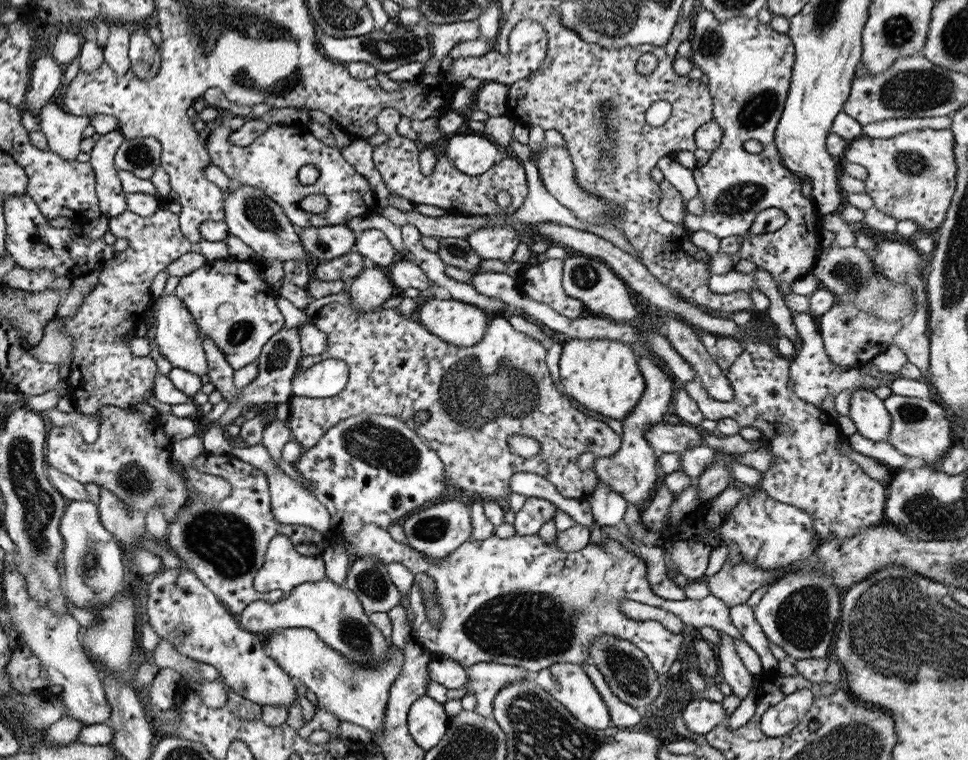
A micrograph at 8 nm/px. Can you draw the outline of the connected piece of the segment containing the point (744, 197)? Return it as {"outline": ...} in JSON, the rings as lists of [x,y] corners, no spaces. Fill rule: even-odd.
{"outline":[[[696,5],[693,9],[690,36],[690,58],[692,65],[704,75],[704,82],[712,101],[712,119],[722,131],[719,147],[709,155],[709,160],[703,166],[695,166],[691,171],[693,182],[697,185],[697,194],[703,206],[702,214],[693,216],[685,213],[682,226],[692,233],[705,230],[715,238],[723,239],[727,236],[741,236],[742,244],[737,252],[741,260],[749,260],[757,269],[768,272],[774,280],[781,298],[791,294],[791,282],[810,272],[816,259],[821,236],[821,215],[816,211],[811,200],[801,195],[800,178],[797,174],[787,170],[774,144],[774,132],[777,121],[783,111],[787,95],[789,78],[795,60],[793,42],[786,34],[779,34],[770,24],[761,24],[757,18],[729,18],[725,22],[714,20],[709,10]],[[747,140],[756,140],[763,149],[759,154],[749,154],[743,148]],[[766,208],[778,208],[785,213],[787,222],[779,229],[764,234],[748,234],[749,227],[758,212]]]}

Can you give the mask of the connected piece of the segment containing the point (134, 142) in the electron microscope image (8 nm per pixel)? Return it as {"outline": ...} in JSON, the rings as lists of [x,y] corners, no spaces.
{"outline":[[[131,138],[115,152],[113,166],[131,172],[135,178],[149,180],[160,161],[160,145],[153,138]]]}

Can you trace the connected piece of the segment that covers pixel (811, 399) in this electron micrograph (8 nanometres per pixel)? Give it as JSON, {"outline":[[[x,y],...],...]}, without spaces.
{"outline":[[[791,311],[791,320],[793,320],[793,326],[797,330],[799,338],[801,338],[801,349],[795,356],[795,359],[790,361],[789,365],[789,378],[793,382],[793,392],[797,395],[797,398],[808,402],[811,405],[821,408],[821,399],[825,397],[835,398],[837,393],[841,390],[849,387],[857,387],[863,385],[867,387],[867,390],[873,390],[877,386],[883,385],[887,378],[873,378],[869,374],[861,374],[859,369],[855,368],[839,368],[835,366],[831,360],[827,359],[824,352],[823,342],[819,336],[818,328],[816,326],[815,317],[805,313],[793,313]]]}

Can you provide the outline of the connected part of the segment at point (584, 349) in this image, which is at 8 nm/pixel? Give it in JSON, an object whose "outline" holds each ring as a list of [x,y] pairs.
{"outline":[[[562,339],[558,367],[563,392],[587,410],[621,421],[632,412],[644,390],[644,378],[629,347],[625,342],[609,339]]]}

